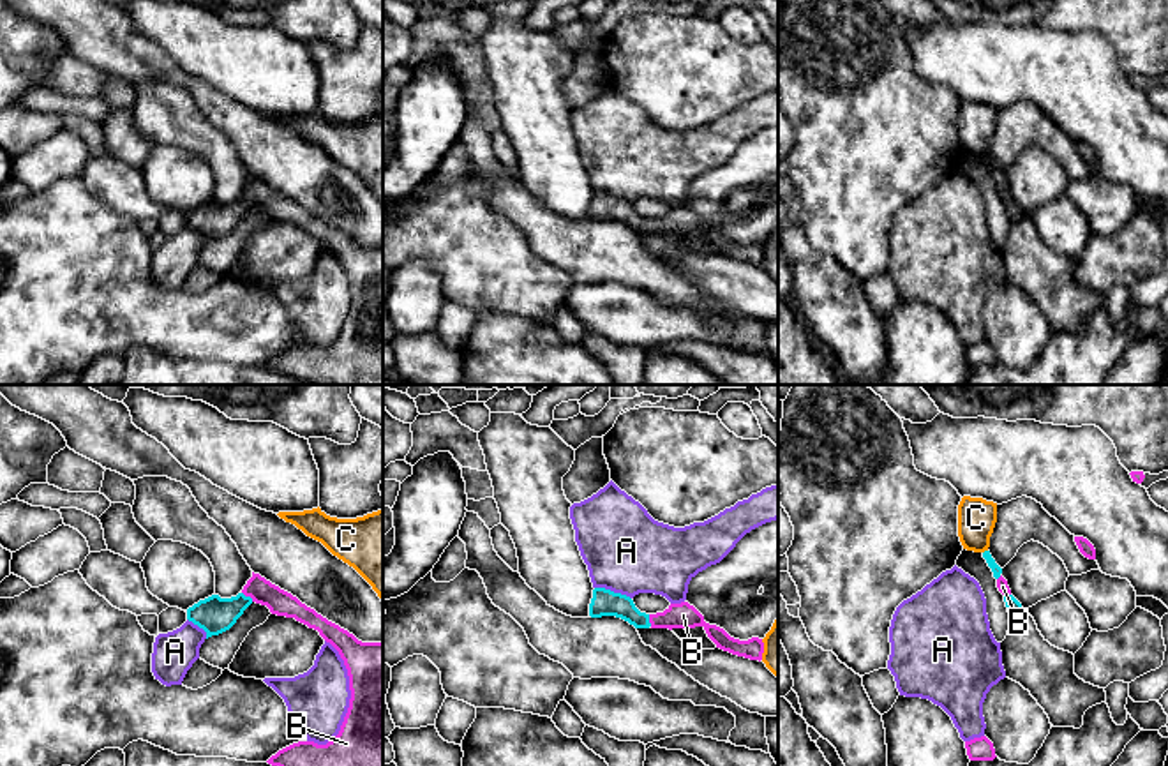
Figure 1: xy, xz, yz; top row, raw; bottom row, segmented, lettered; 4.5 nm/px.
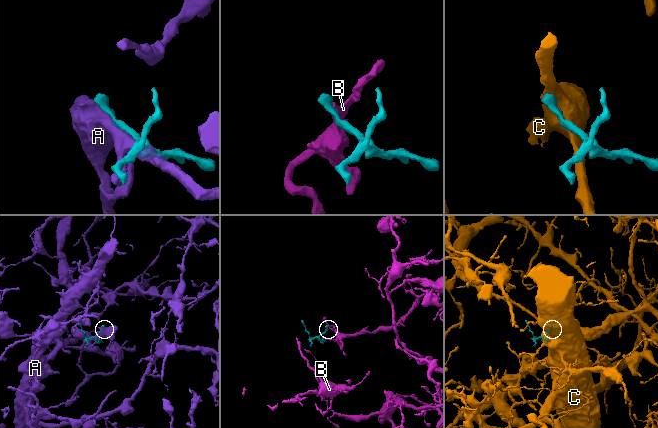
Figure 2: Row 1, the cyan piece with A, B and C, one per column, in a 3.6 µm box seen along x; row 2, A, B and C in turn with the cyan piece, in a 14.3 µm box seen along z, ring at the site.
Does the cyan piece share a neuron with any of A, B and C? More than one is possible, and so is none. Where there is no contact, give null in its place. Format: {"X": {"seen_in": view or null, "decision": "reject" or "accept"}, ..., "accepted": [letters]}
{"A": {"seen_in": "xz", "decision": "reject"}, "B": {"seen_in": "xy", "decision": "accept"}, "C": {"seen_in": "yz", "decision": "reject"}, "accepted": ["B"]}

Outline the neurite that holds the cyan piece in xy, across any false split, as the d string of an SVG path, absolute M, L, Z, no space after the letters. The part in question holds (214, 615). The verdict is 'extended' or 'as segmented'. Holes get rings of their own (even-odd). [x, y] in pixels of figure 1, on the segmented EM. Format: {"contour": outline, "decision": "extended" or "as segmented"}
{"contour": "M254 572L236 597L221 598L219 595L212 595L199 600L187 609L187 620L203 628L208 639L229 630L252 602L266 605L272 614L295 618L309 628L318 630L319 635L330 642L344 660L351 690L348 713L339 734L332 741L326 745L298 741L279 750L266 762L272 766L383 766L383 642L358 641L348 630L328 621L314 609L302 604L296 597Z", "decision": "extended"}

